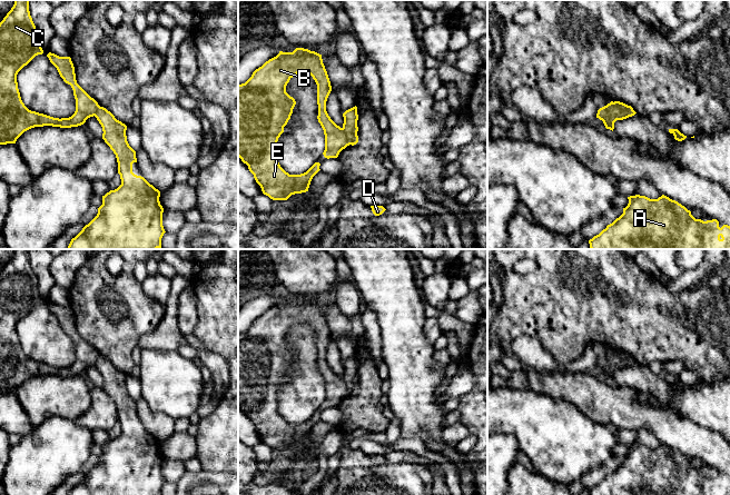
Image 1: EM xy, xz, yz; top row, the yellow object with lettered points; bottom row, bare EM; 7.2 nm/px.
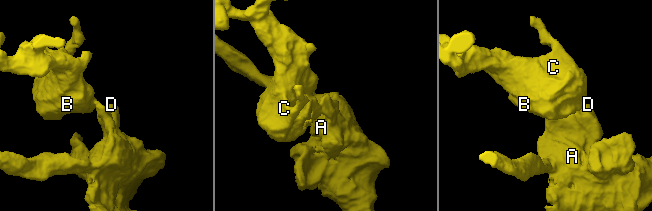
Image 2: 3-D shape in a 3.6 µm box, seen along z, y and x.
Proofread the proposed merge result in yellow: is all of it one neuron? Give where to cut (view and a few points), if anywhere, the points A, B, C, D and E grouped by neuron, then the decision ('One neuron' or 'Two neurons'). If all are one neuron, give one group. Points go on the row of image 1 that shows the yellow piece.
Split along xz (342, 128), (349, 144). Groups: A D / B C E. Two neurons

